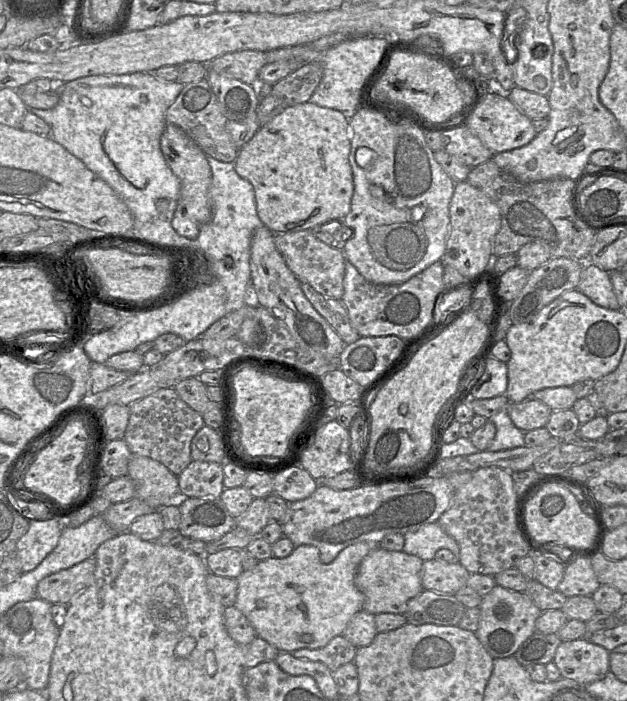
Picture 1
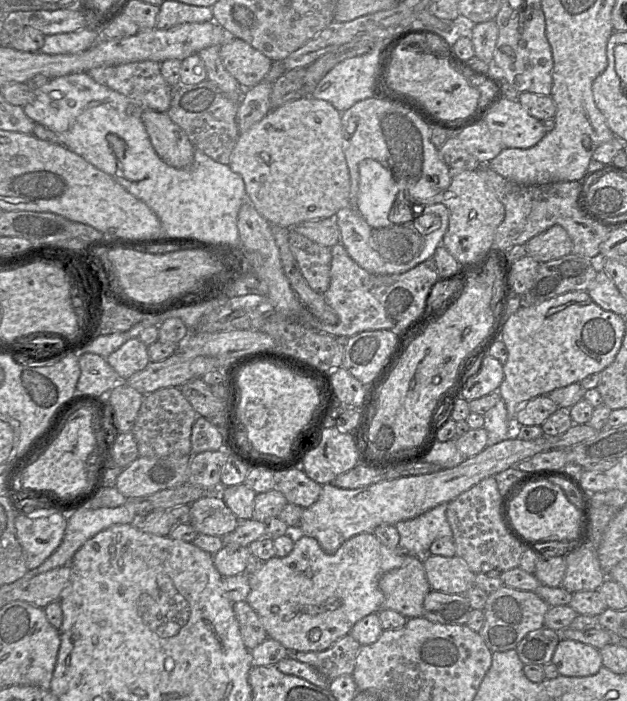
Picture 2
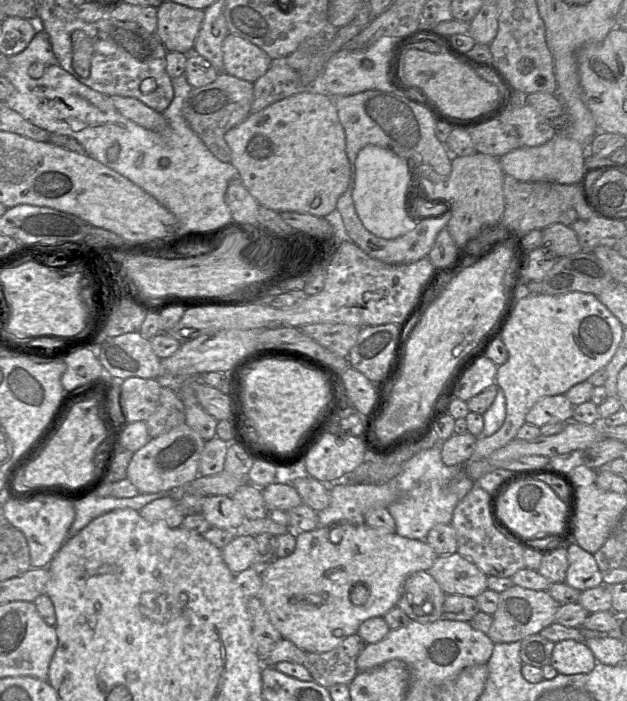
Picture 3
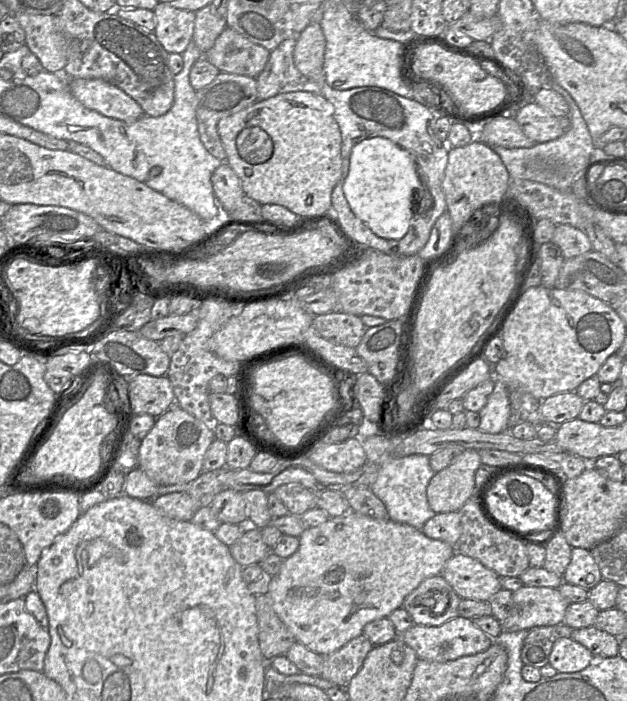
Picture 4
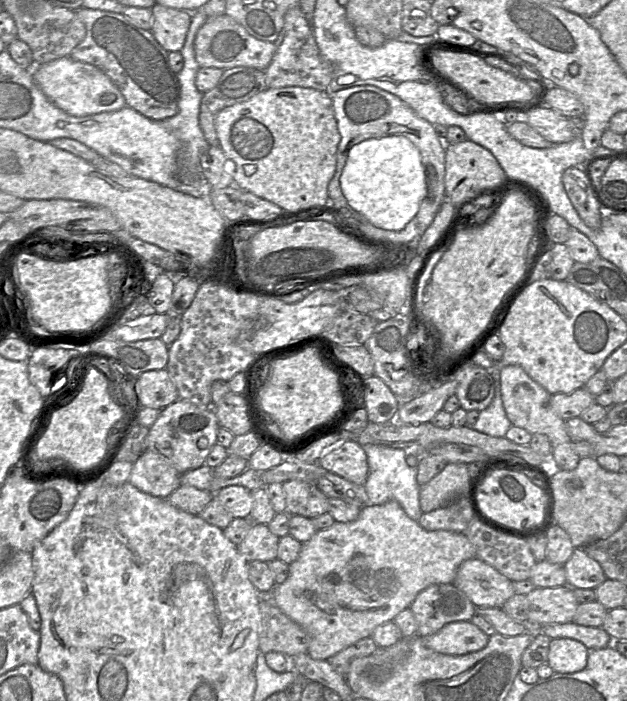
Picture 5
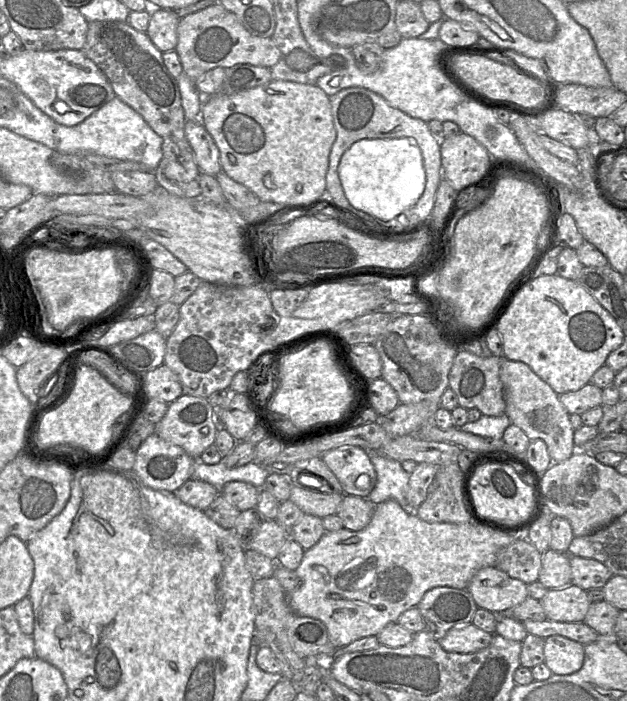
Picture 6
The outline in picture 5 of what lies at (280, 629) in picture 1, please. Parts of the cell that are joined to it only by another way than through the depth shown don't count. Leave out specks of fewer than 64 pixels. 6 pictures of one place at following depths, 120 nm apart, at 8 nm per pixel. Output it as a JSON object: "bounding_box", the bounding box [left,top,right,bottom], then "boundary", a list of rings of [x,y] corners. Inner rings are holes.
{"bounding_box":[273,500,475,660],"boundary":[[[390,500],[384,504],[364,505],[356,520],[352,522],[335,521],[329,528],[318,530],[310,540],[302,543],[302,548],[298,558],[289,564],[288,578],[273,588],[273,600],[278,608],[291,620],[296,622],[308,636],[308,655],[314,660],[327,660],[357,641],[370,637],[379,625],[394,621],[394,618],[404,609],[410,608],[417,595],[434,584],[453,583],[459,566],[468,559],[475,557],[475,550],[464,533],[447,530],[428,531],[420,526],[418,521],[411,519],[403,510],[401,505]]]}

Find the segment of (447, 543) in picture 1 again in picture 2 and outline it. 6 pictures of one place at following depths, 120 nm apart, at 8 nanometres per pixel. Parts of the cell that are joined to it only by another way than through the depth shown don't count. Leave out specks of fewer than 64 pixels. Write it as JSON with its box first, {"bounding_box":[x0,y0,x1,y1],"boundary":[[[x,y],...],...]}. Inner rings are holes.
{"bounding_box":[395,503,453,560],"boundary":[[[442,503],[413,519],[398,522],[395,526],[400,534],[399,549],[423,560],[429,554],[434,540],[441,537],[453,539],[453,532],[446,517],[447,507],[448,503]]]}

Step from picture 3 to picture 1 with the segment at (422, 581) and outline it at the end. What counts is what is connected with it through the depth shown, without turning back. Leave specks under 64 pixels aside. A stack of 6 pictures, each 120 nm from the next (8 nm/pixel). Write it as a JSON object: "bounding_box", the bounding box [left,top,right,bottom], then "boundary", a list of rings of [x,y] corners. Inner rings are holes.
{"bounding_box":[355,545,424,615],"boundary":[[[380,545],[373,547],[361,561],[355,576],[356,587],[365,596],[363,610],[374,615],[379,613],[405,614],[408,602],[424,590],[423,563],[424,561],[418,556],[404,551],[390,551]]]}

